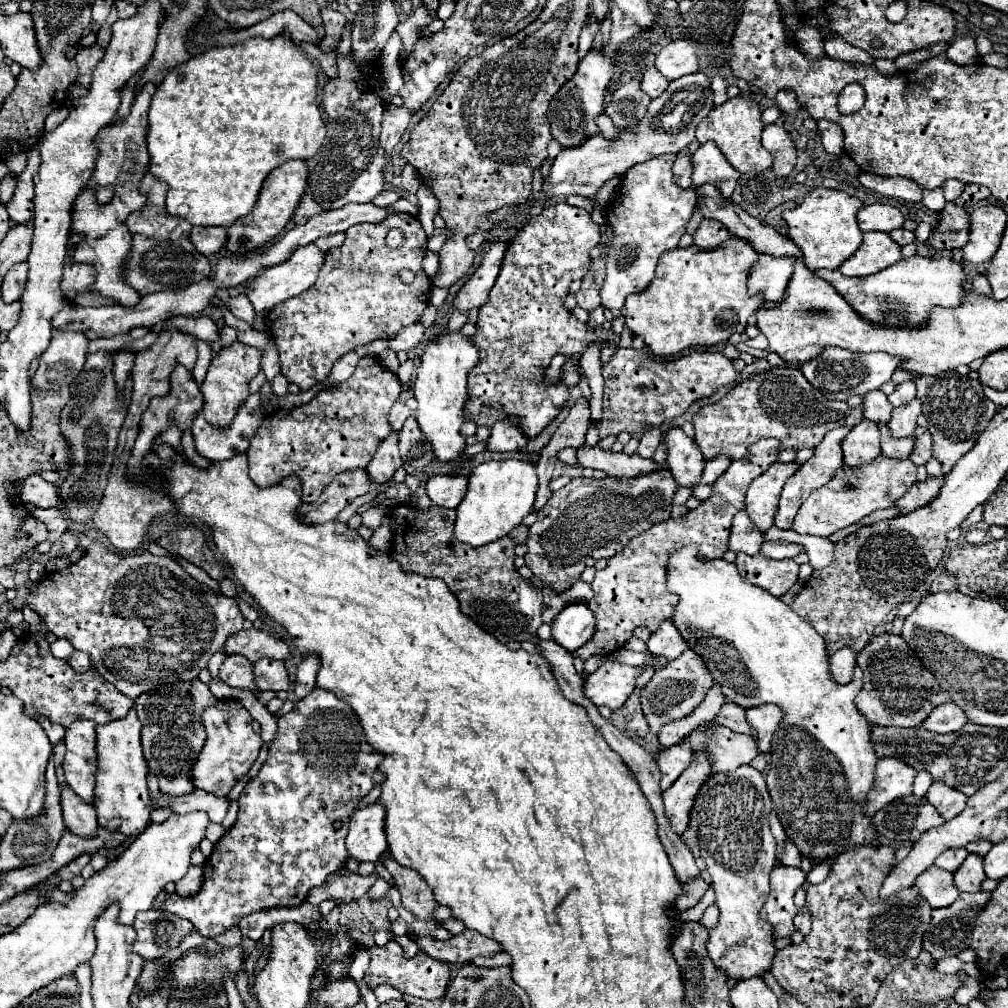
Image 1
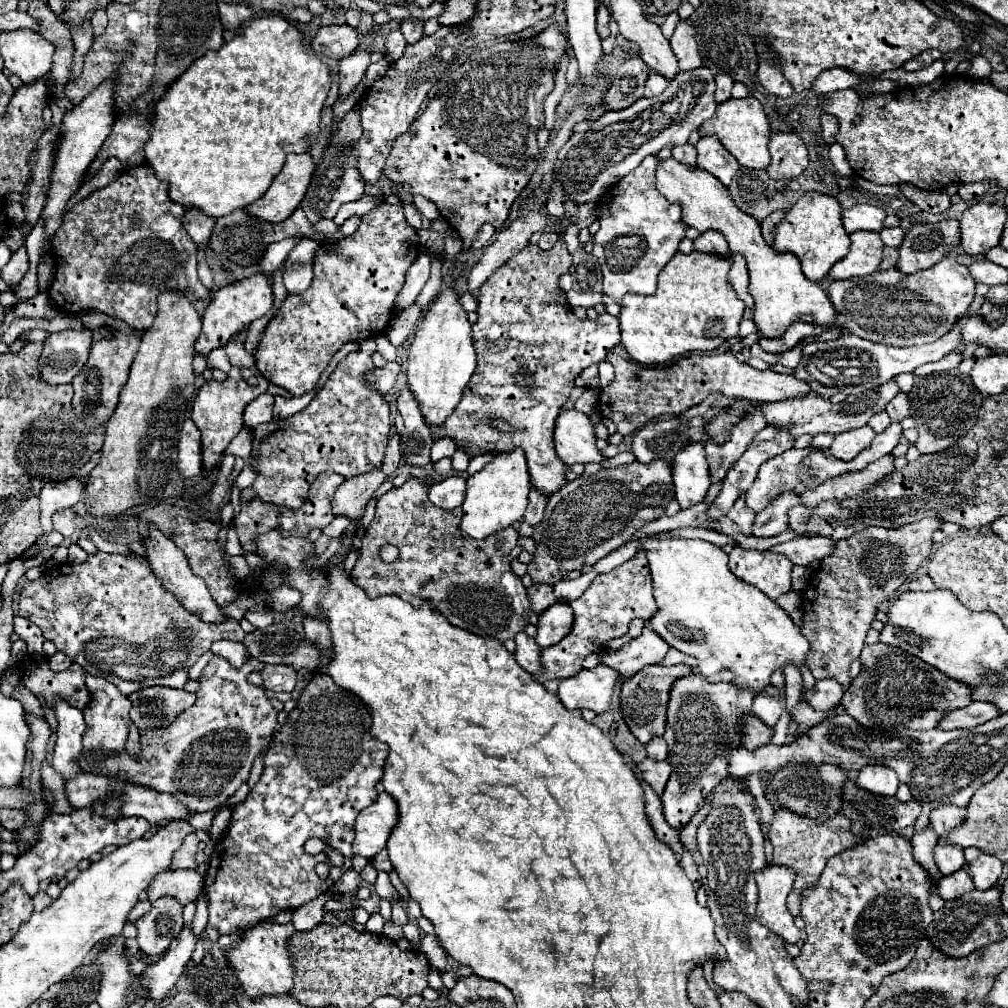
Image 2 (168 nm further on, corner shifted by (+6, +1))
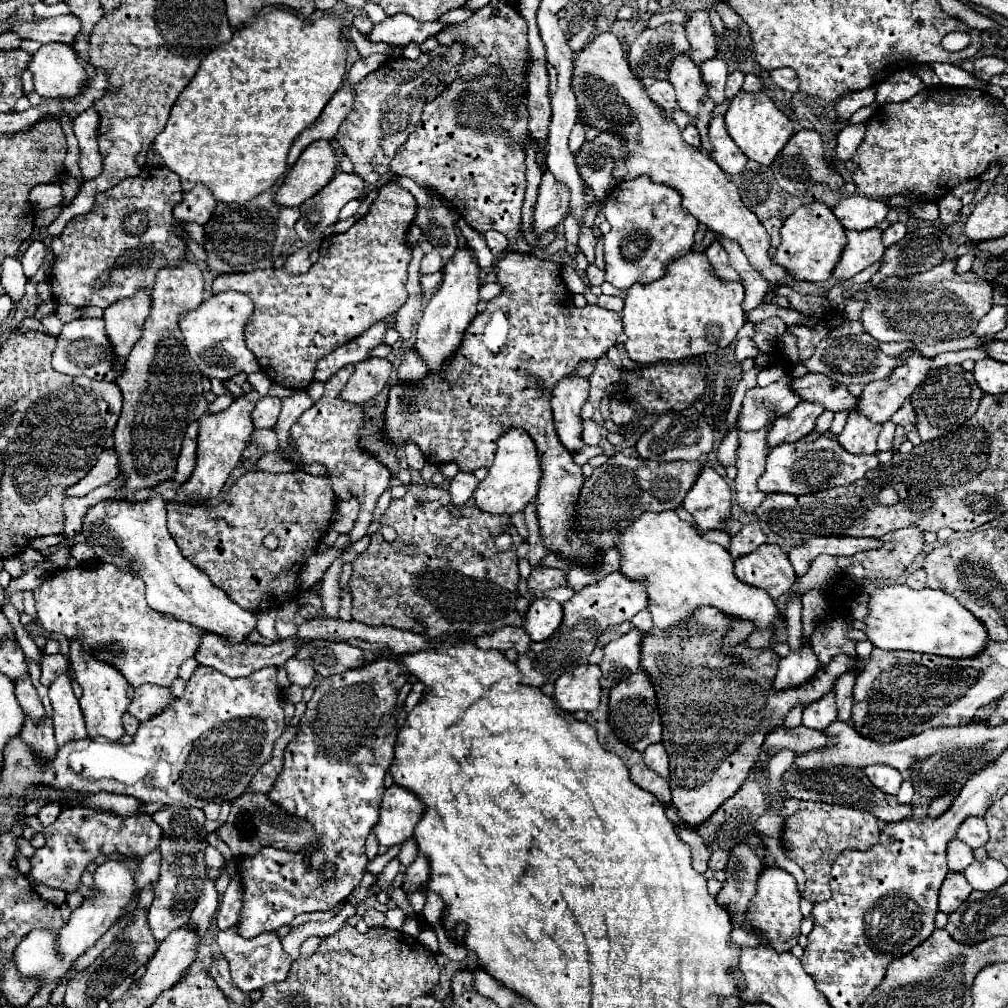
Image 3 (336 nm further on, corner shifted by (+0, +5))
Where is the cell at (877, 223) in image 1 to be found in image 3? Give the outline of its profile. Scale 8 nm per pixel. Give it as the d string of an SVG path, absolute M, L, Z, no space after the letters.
M856 195L856 197L842 199L832 211L846 229L862 231L862 229L876 227L880 221L884 221L890 207L882 199L870 199L864 195Z

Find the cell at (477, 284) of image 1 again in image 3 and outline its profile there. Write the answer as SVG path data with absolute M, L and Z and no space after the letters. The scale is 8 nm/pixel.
M544 171L538 201L534 205L534 233L546 233L556 227L568 213L568 187L558 183L552 173Z

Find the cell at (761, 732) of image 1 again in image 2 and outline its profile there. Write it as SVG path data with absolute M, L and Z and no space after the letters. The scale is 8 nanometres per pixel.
M768 685L764 691L758 693L758 697L754 699L754 705L752 705L752 713L756 717L760 717L766 725L774 727L776 721L780 719L782 715L782 709L784 709L784 689L776 689L774 685Z

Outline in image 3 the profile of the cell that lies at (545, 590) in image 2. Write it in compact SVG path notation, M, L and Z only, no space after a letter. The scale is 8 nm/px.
M538 567L528 577L528 587L538 589L538 591L548 591L548 589L562 587L562 585L566 585L566 571L562 571L562 569Z

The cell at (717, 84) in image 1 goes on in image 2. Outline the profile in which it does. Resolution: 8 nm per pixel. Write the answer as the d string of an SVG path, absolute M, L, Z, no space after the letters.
M726 73L718 75L716 77L716 101L718 103L724 103L726 99L730 99L730 91L732 91L732 85L734 85L734 79L732 77L726 77Z

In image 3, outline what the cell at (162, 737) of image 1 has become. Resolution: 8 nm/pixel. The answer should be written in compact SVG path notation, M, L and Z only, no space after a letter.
M140 685L134 691L132 703L128 707L130 715L138 717L140 721L150 719L158 713L162 713L176 697L172 695L172 691L168 687L160 687L160 685Z

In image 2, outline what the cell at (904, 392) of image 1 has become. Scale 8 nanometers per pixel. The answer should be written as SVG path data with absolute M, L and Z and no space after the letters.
M900 393L898 397L894 397L894 401L890 401L890 405L886 405L886 413L890 415L892 421L902 421L904 417L908 417L908 395Z

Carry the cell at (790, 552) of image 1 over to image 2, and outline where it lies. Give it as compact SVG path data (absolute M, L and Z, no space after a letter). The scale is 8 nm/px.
M802 537L802 539L792 539L786 543L780 543L772 547L770 551L786 555L794 565L808 567L812 561L822 561L828 557L834 549L834 541L826 537Z

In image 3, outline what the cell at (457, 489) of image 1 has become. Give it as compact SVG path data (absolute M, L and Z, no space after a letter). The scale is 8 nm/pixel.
M458 473L448 485L448 493L452 497L452 503L454 505L466 503L472 497L476 485L478 485L478 479L472 473Z

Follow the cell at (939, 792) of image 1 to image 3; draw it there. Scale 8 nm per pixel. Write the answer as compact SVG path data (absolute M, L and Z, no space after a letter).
M968 817L968 821L960 823L960 829L956 829L956 837L972 849L982 847L988 841L988 829L986 829L984 819L982 817Z

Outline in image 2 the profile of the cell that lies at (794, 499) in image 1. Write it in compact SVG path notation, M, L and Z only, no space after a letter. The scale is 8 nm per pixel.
M782 493L764 511L756 513L752 535L754 537L774 537L786 531L786 513L792 509L792 505L798 505L798 503L800 499L794 493Z

